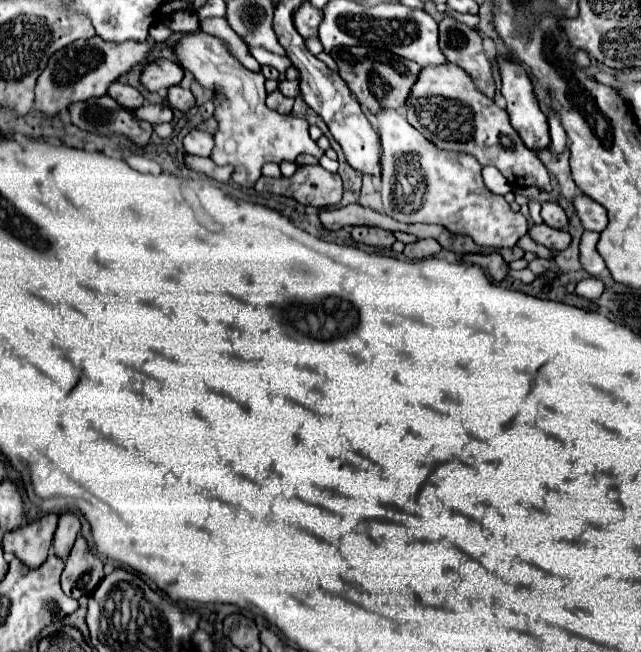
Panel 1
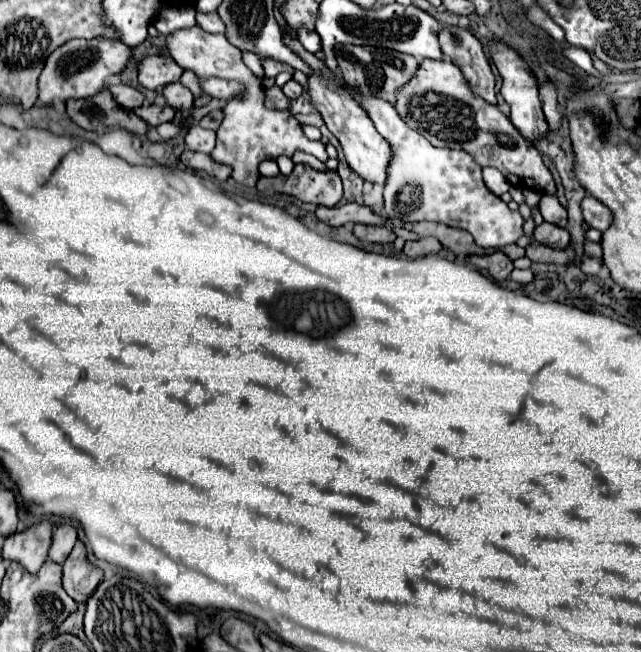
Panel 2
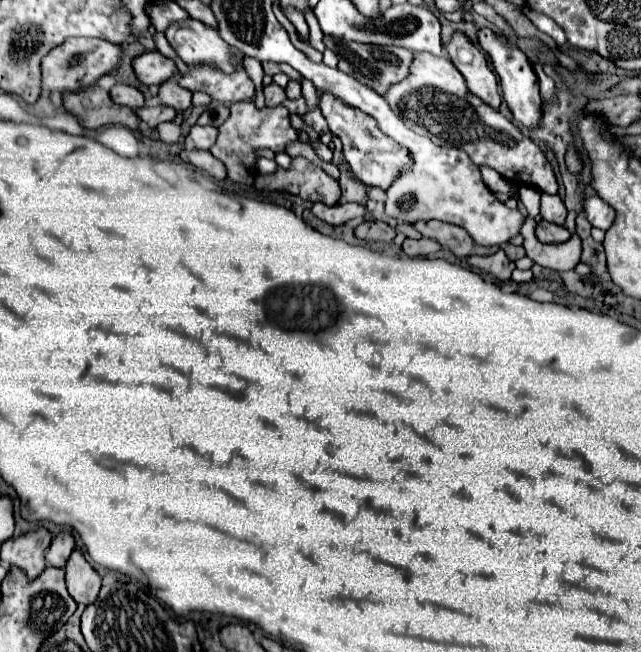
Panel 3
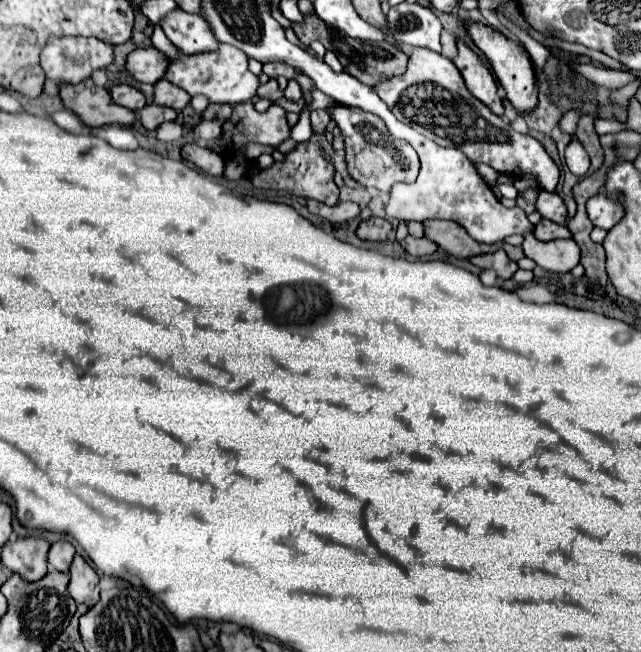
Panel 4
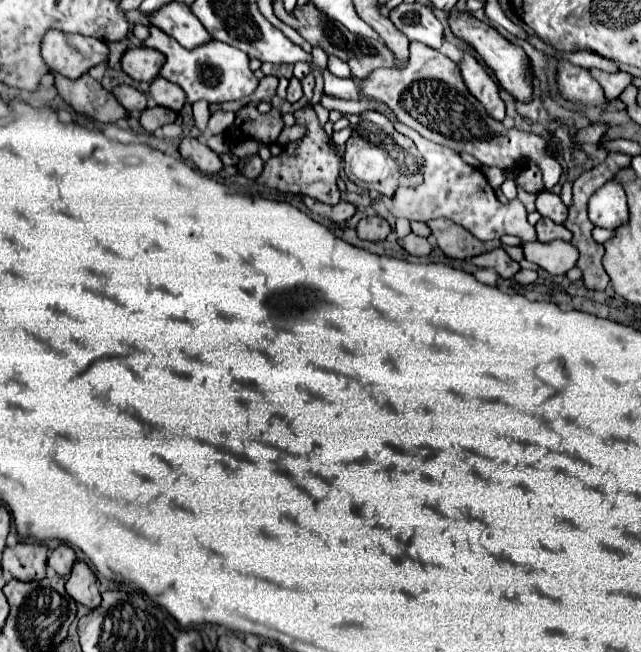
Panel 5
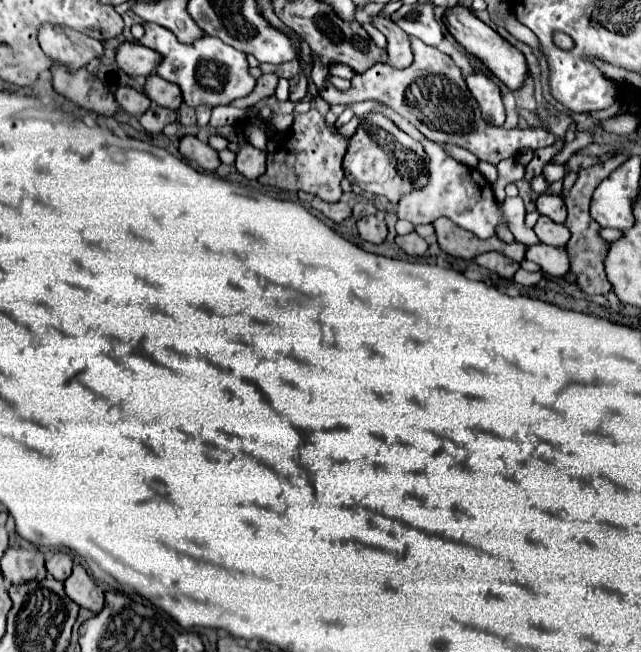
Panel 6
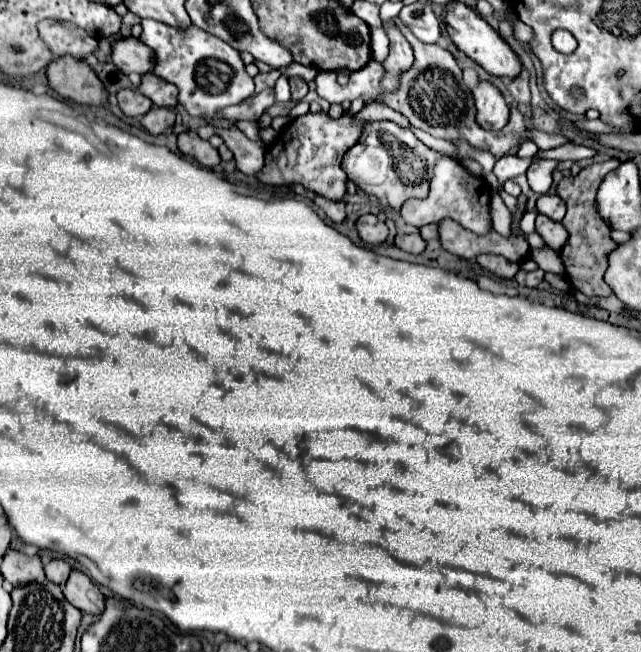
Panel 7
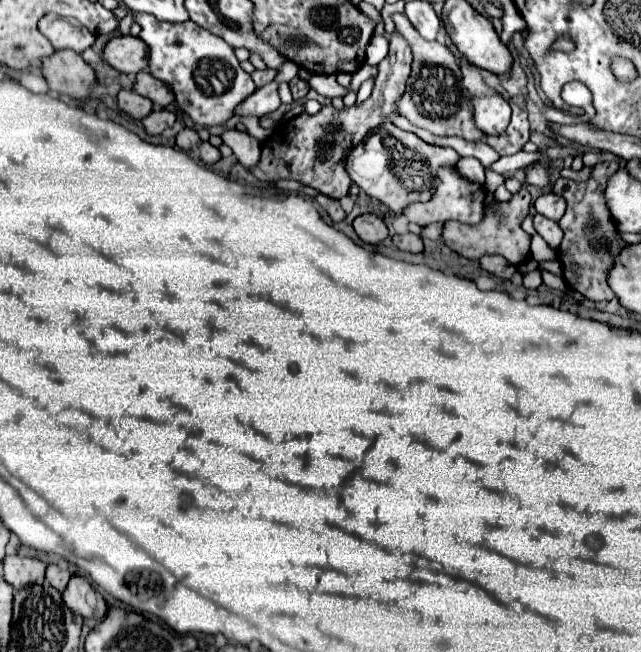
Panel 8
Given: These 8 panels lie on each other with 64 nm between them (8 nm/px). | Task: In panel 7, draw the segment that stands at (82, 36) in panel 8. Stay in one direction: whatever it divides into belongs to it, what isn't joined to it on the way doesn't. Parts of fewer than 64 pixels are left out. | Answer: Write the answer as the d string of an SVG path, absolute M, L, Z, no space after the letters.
M46 18L38 24L38 32L40 32L40 38L50 46L54 56L72 54L78 60L84 60L98 46L96 38L88 36L82 28L68 22Z

